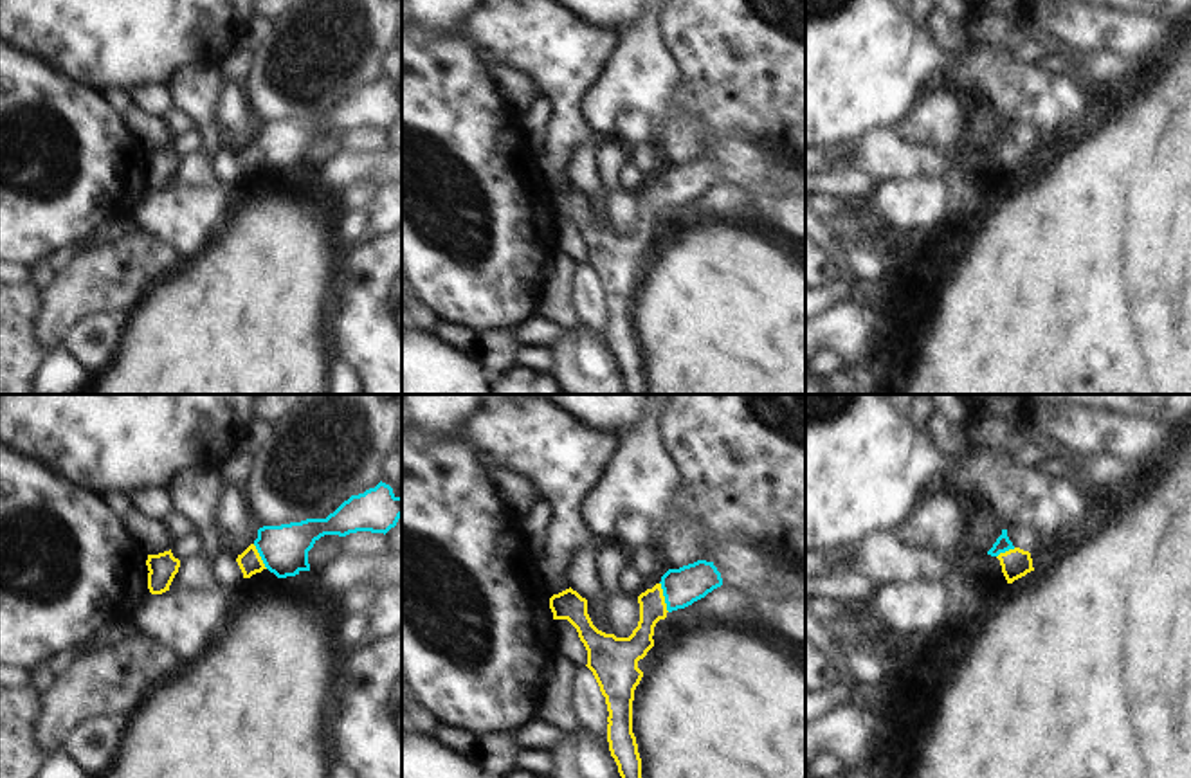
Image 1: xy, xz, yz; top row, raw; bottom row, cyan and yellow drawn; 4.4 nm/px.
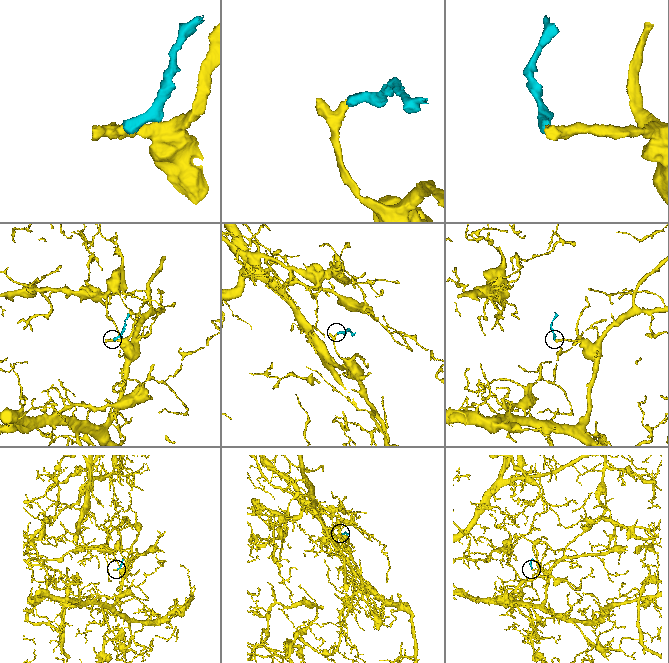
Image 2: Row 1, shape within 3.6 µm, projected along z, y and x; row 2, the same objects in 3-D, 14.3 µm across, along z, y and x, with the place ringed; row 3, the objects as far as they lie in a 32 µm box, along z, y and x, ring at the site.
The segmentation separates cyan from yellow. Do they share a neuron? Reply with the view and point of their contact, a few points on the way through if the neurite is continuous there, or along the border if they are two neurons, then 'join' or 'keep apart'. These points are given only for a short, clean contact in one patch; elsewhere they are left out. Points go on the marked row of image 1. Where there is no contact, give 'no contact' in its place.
xz (663, 595) | across xz (681, 588), (663, 595), (653, 607) | join

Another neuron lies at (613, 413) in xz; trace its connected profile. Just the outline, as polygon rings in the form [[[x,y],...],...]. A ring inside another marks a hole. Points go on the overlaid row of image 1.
[[[539,394],[586,425],[611,432],[618,441],[652,414],[654,394]]]

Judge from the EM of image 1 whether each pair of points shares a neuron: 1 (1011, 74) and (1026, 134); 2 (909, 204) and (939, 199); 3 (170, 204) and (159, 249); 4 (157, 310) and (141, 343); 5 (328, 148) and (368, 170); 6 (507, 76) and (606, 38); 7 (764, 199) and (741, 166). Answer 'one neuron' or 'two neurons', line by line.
1: two neurons
2: one neuron
3: two neurons
4: one neuron
5: two neurons
6: two neurons
7: one neuron

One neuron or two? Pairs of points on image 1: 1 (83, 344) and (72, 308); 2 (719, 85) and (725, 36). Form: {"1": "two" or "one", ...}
{"1": "two", "2": "one"}

